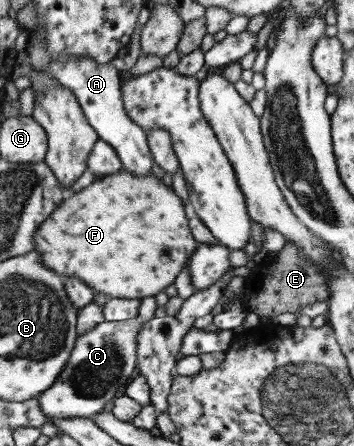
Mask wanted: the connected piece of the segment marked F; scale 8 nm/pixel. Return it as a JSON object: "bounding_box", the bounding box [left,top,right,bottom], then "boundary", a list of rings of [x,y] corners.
{"bounding_box":[36,169,199,300],"boundary":[[[126,169],[118,174],[110,175],[98,179],[93,185],[86,187],[83,191],[76,193],[74,196],[65,198],[61,207],[36,231],[36,251],[42,257],[42,263],[46,267],[50,267],[52,271],[56,271],[61,277],[78,277],[82,279],[85,285],[88,285],[95,293],[104,294],[108,299],[134,299],[143,300],[150,296],[158,296],[166,287],[172,285],[176,281],[176,277],[186,268],[188,261],[194,255],[199,242],[194,237],[192,229],[190,229],[189,218],[185,211],[184,199],[176,194],[173,189],[168,189],[160,179],[156,177],[141,177],[129,173]]]}

